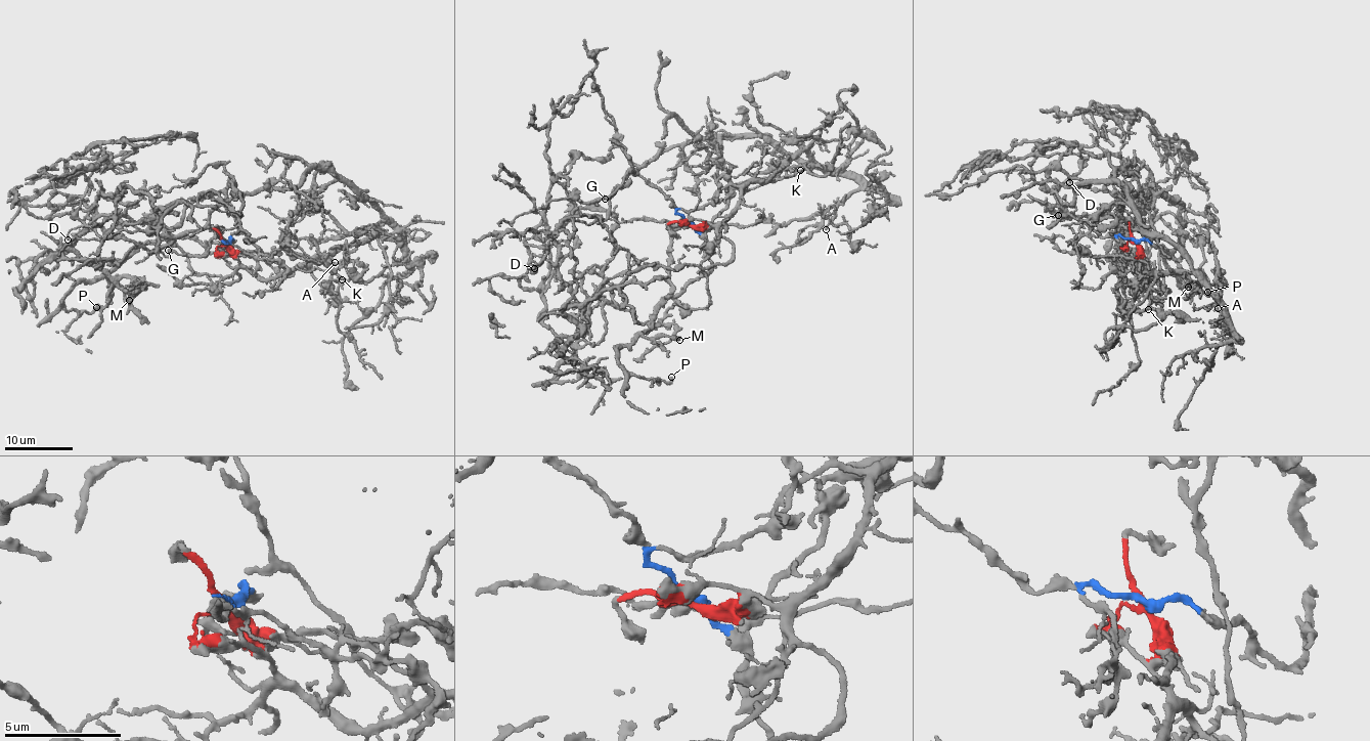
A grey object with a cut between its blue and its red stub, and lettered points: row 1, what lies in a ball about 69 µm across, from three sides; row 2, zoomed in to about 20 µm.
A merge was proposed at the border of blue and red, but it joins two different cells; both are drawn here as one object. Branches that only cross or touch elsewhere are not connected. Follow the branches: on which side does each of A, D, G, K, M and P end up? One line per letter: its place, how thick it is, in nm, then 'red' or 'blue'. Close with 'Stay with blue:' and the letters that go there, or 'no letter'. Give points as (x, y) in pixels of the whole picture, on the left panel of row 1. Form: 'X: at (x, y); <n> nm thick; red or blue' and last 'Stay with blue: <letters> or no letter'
A: at (335, 262); 150 nm thick; red
D: at (68, 240); 110 nm thick; red
G: at (168, 250); 240 nm thick; blue
K: at (342, 279); 180 nm thick; red
M: at (129, 300); 300 nm thick; blue
P: at (96, 307); 180 nm thick; blue
Stay with blue: G, M, P

